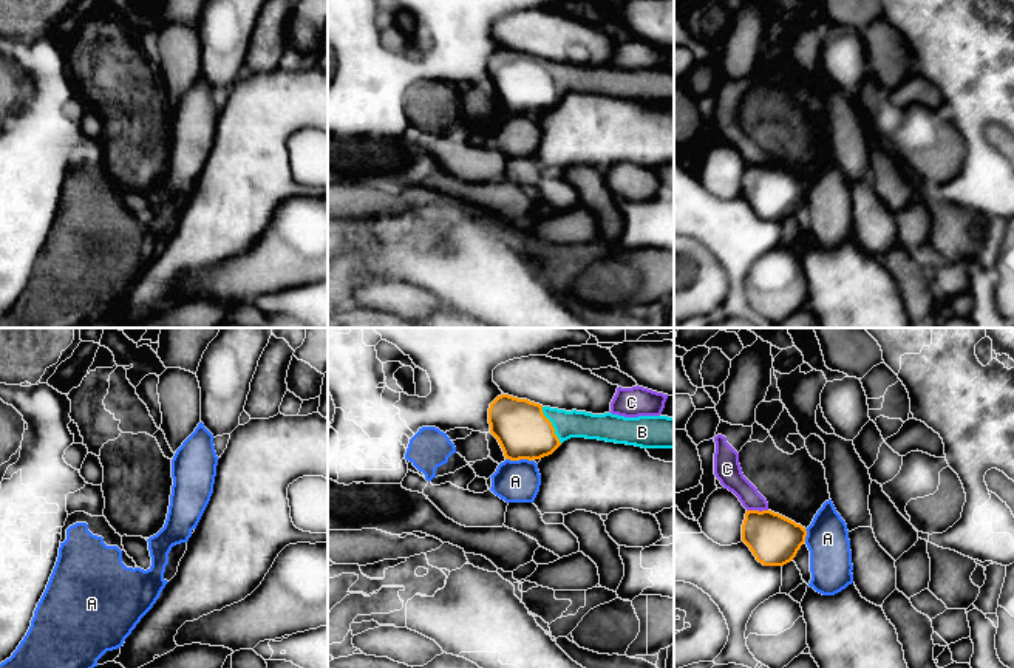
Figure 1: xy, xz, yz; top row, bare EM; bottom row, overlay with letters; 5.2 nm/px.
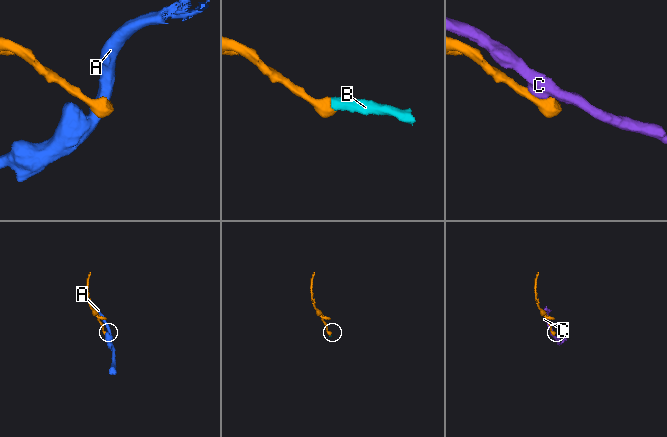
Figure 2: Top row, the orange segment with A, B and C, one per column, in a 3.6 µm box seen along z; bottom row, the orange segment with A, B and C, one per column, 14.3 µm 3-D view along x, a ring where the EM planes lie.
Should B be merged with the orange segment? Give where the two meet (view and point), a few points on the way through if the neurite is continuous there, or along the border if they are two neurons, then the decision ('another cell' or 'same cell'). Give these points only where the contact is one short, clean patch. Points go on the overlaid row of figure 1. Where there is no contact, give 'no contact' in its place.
contact xz (552, 426); way xz (520, 426), (552, 426), (568, 424); same cell

